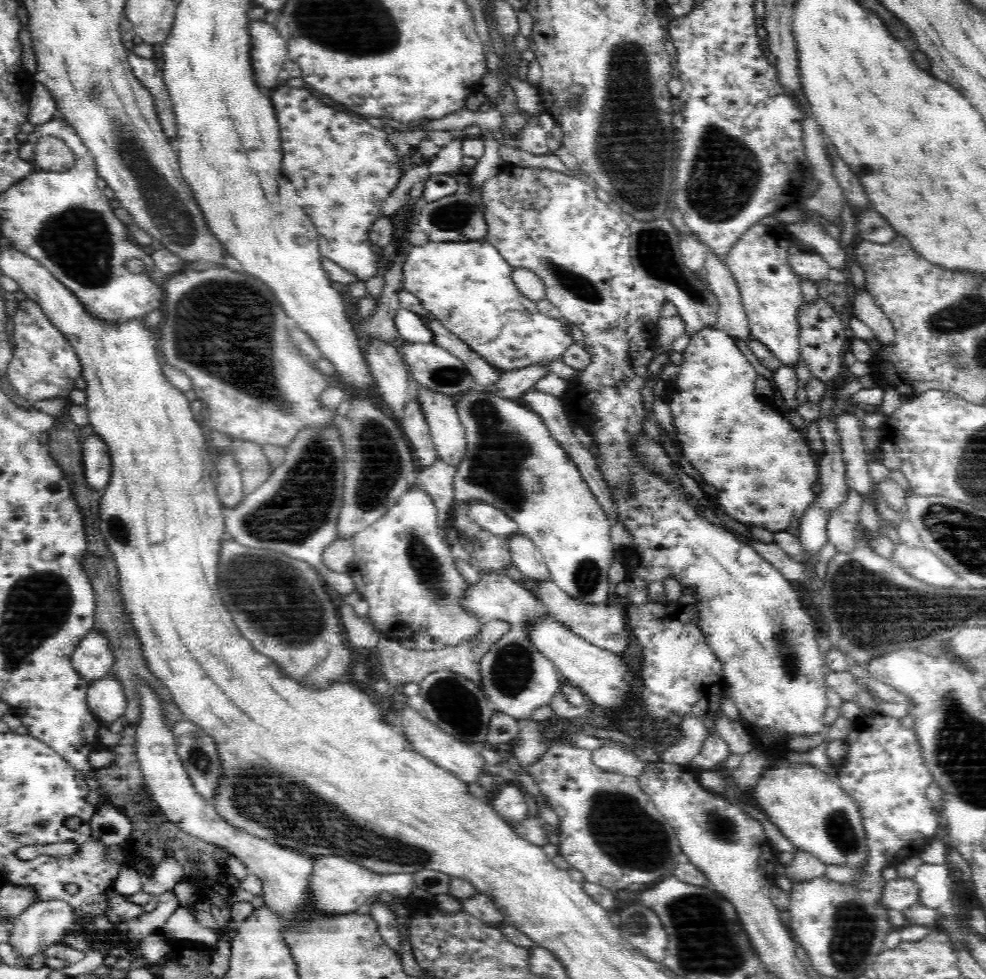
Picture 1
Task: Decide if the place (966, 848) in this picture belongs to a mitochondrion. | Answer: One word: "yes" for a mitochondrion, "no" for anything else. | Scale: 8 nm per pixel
no

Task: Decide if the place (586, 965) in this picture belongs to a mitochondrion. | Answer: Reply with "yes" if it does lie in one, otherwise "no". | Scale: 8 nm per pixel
no

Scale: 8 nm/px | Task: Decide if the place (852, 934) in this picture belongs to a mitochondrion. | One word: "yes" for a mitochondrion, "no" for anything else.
yes

